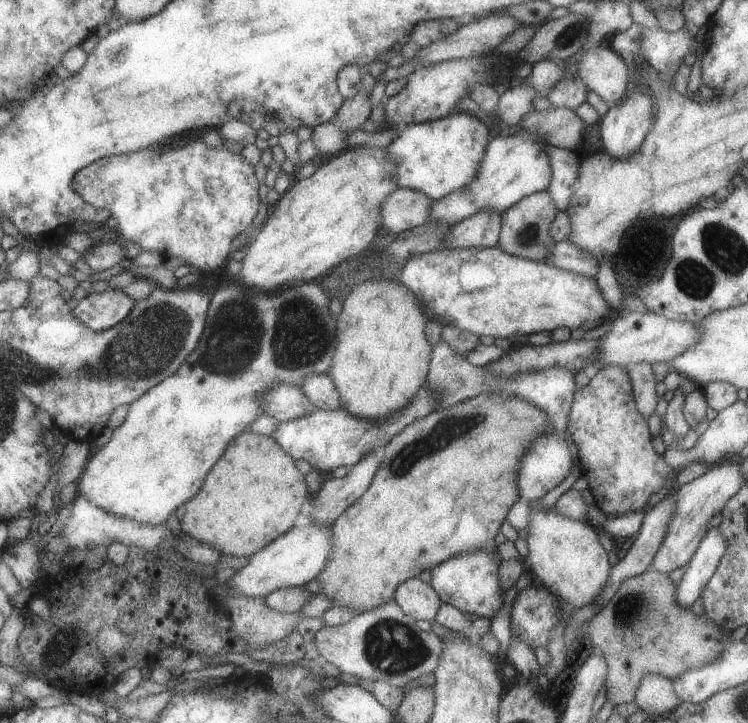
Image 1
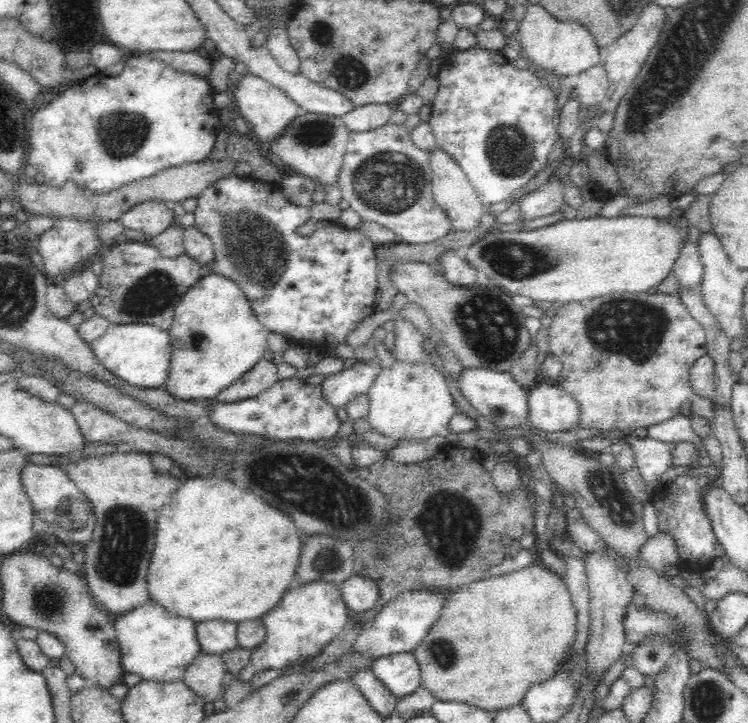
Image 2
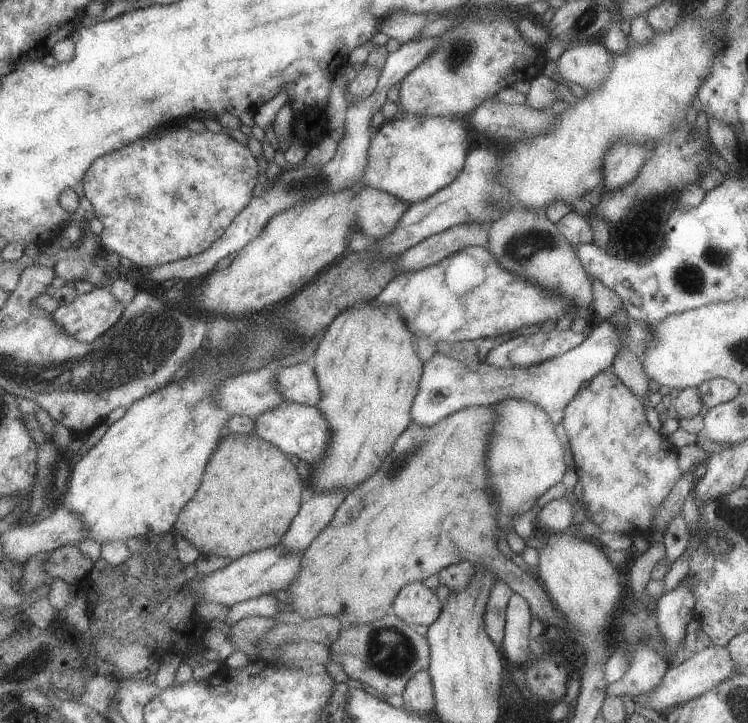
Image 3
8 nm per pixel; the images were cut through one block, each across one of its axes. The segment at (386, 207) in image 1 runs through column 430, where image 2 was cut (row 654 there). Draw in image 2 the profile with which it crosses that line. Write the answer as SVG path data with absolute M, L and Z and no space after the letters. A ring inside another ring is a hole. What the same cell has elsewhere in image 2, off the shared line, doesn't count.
M200 651L186 667L183 679L194 693L202 695L206 702L214 702L220 698L220 690L226 665L222 655Z

